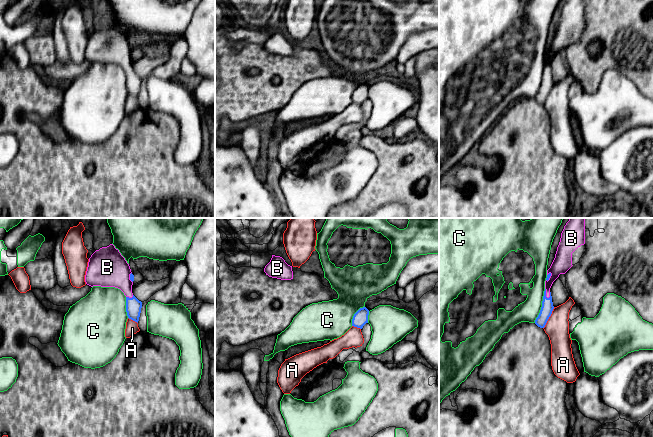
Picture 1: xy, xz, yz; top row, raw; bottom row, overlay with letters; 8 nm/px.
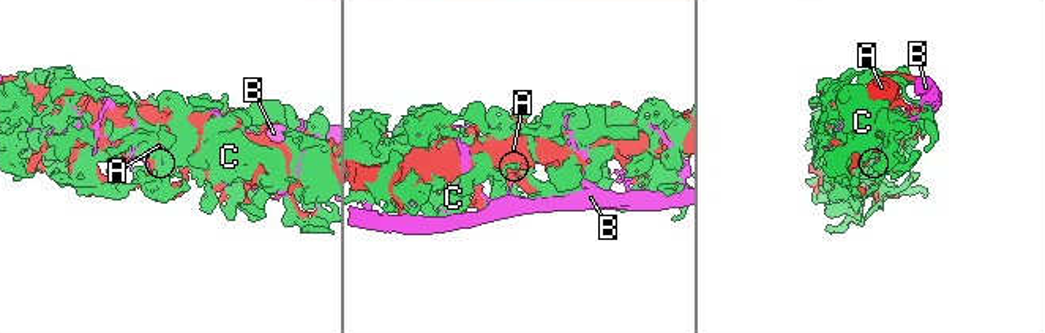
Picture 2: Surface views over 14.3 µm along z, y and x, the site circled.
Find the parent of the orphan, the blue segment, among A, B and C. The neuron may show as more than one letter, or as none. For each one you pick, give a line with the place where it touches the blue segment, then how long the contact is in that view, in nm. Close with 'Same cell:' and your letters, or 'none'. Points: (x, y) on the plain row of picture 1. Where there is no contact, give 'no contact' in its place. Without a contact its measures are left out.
B: contact yz (545, 69); length 90 nm
Same cell: B

